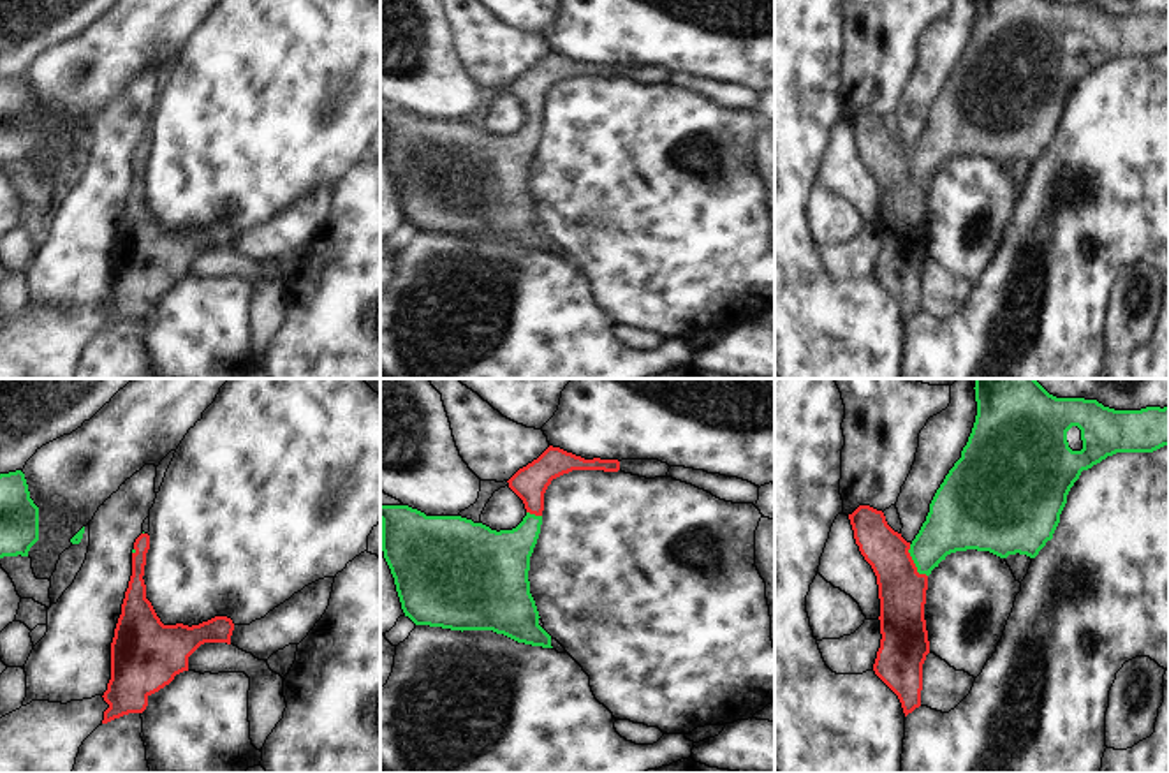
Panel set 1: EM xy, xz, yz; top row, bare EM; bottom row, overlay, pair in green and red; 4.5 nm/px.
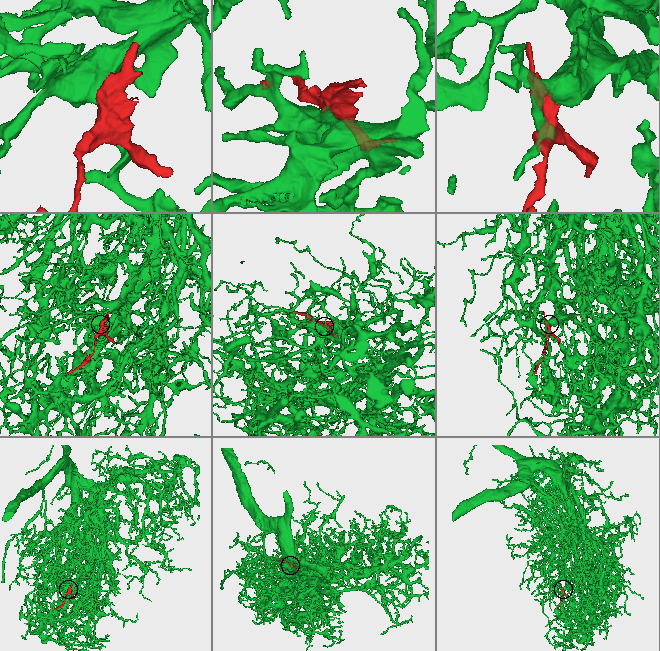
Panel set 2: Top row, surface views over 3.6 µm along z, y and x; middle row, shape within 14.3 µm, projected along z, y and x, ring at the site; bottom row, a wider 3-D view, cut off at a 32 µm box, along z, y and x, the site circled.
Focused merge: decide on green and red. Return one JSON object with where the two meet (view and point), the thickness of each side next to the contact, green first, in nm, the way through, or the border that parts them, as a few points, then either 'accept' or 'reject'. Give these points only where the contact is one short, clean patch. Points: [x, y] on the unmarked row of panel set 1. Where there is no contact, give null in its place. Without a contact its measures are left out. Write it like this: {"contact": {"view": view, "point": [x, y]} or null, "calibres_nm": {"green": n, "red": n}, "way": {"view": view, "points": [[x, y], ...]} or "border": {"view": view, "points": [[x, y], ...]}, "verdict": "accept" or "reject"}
{"contact": {"view": "yz", "point": [914, 168]}, "calibres_nm": {"green": 260, "red": 220}, "way": {"view": "yz", "points": [[953, 129], [914, 168], [902, 180], [902, 196]]}, "verdict": "accept"}

